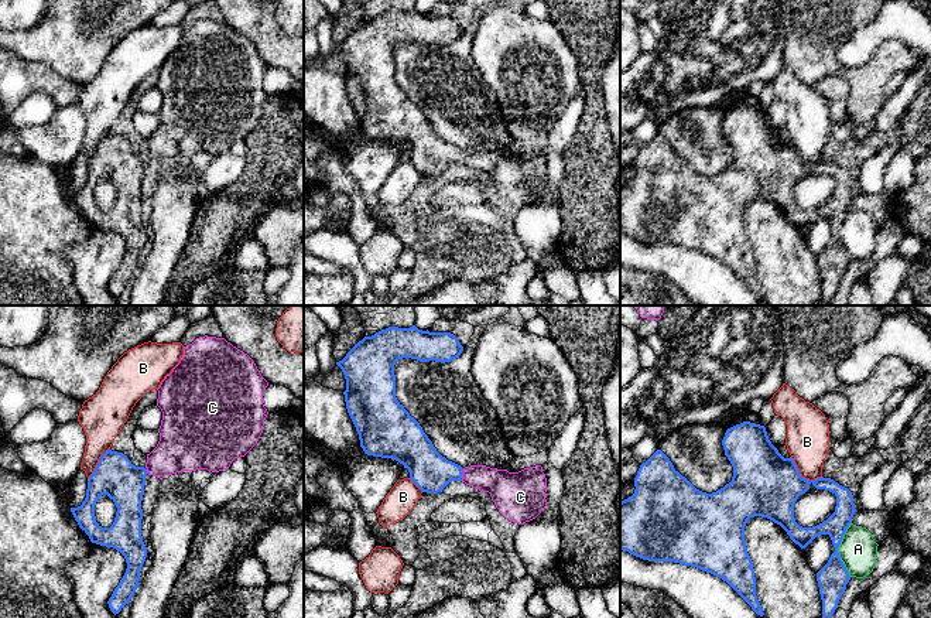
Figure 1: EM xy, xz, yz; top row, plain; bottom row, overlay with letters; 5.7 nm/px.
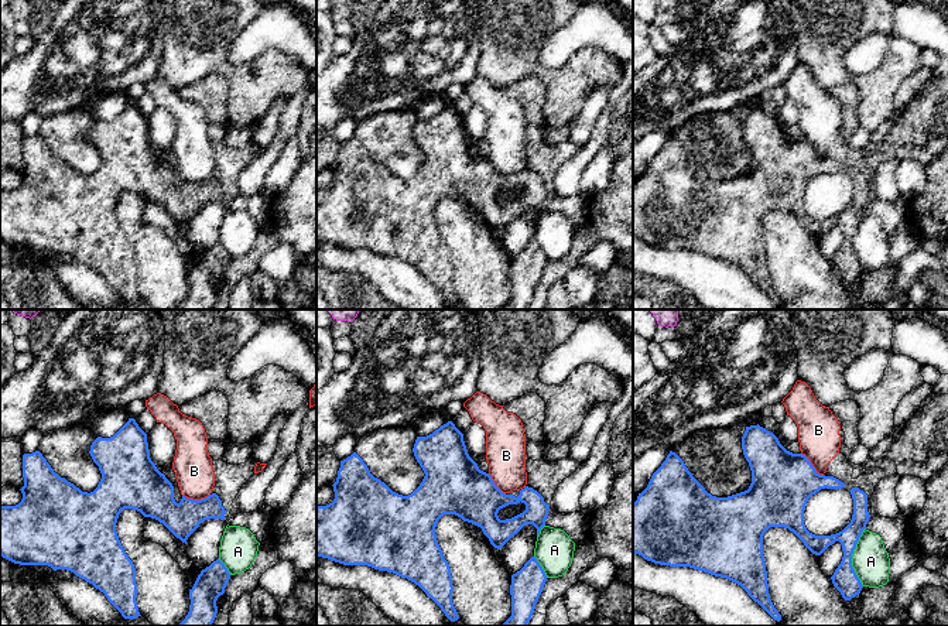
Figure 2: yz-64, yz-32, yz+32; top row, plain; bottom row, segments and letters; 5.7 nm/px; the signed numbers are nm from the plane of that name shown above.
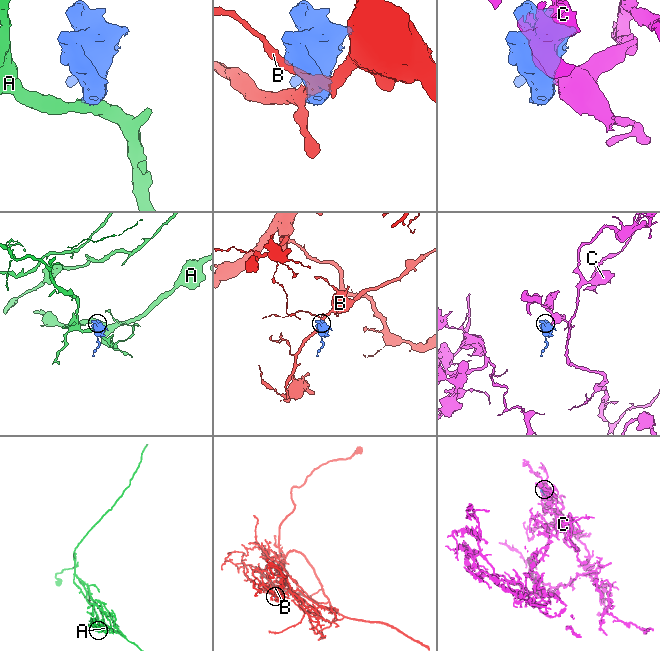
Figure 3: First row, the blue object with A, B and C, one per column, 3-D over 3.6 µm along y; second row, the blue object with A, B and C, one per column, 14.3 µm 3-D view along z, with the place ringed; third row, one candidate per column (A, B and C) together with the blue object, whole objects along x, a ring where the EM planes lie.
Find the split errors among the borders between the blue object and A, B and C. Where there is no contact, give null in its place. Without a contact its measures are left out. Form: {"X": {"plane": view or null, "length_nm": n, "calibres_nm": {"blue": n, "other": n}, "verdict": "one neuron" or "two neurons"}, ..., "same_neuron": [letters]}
{"A": {"plane": "yz", "length_nm": 320, "calibres_nm": {"blue": 170, "other": 220}, "verdict": "two neurons"}, "B": {"plane": "yz", "length_nm": 220, "calibres_nm": {"blue": 380, "other": 240}, "verdict": "two neurons"}, "C": {"plane": "xz", "length_nm": 70, "calibres_nm": {"blue": 220, "other": 180}, "verdict": "one neuron"}, "same_neuron": ["C"]}

